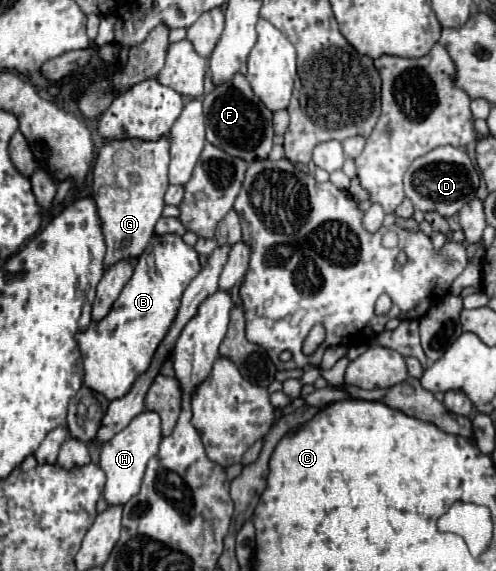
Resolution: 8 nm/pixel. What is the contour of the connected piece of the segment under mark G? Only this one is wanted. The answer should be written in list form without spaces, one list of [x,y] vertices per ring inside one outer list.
[[[161,136],[159,140],[111,138],[103,140],[97,150],[93,166],[93,198],[103,220],[103,236],[107,244],[105,266],[113,266],[113,262],[121,258],[137,258],[149,244],[165,206],[163,196],[169,186],[169,150],[169,136]]]

